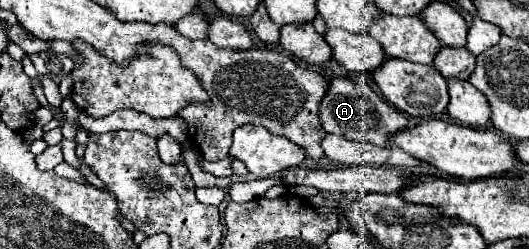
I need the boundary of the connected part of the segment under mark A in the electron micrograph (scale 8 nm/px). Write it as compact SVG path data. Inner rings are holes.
M334 78L328 82L328 90L318 106L318 112L320 112L322 128L326 132L344 136L348 140L370 142L376 146L386 146L390 134L410 126L406 116L398 108L390 106L382 96L378 96L368 84L364 82L356 84L348 78Z

